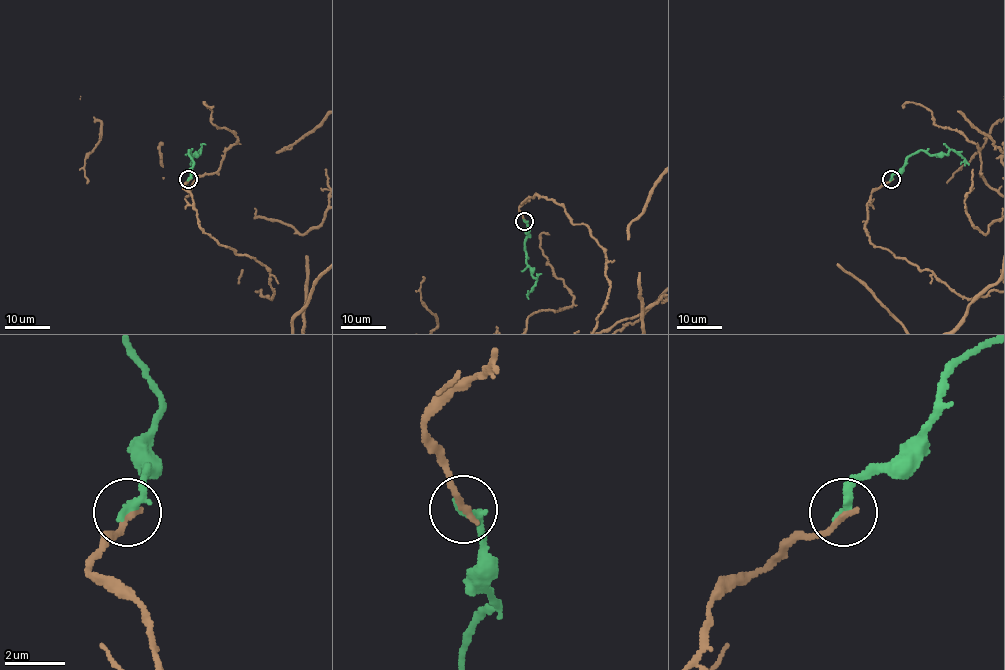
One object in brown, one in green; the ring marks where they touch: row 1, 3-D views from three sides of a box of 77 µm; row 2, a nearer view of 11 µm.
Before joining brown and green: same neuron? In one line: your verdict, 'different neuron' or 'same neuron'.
different neuron

